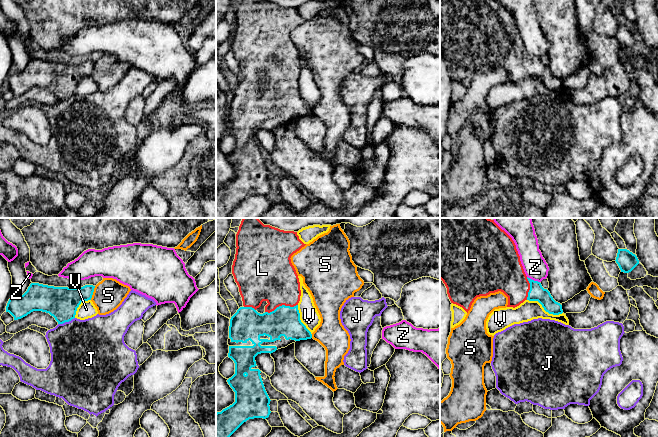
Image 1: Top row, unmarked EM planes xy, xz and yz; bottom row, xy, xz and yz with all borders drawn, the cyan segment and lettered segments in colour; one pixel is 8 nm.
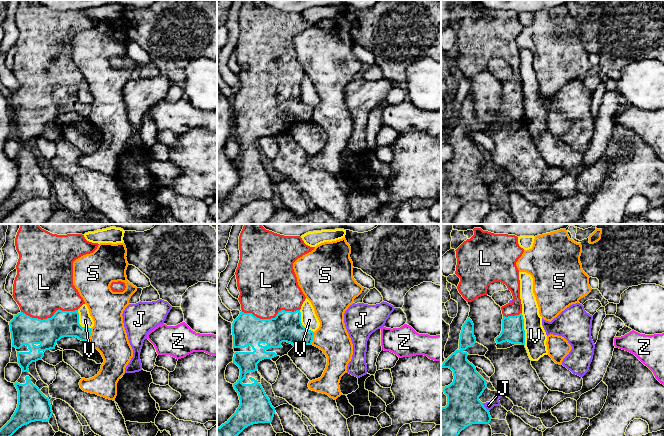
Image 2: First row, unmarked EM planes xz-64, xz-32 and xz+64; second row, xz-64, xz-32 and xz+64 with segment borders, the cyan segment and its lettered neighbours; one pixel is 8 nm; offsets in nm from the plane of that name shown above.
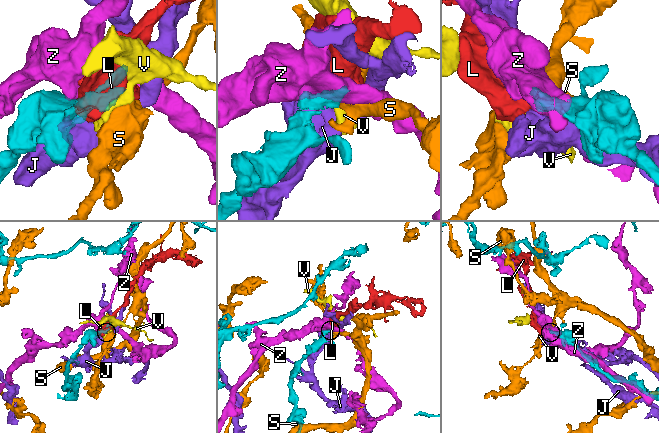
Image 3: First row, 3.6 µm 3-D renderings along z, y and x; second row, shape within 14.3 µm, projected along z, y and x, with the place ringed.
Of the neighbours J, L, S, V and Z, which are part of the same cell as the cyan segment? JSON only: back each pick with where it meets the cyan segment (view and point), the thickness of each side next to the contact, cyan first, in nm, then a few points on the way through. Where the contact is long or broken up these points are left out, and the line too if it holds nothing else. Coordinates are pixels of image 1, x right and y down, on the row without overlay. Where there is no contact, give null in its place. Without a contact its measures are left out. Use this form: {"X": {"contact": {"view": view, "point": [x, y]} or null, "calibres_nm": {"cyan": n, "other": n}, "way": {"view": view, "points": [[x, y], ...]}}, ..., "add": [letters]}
{"L": {"contact": {"view": "xz", "point": [282, 81]}, "calibres_nm": {"cyan": 240, "other": 400}}, "add": ["L"]}

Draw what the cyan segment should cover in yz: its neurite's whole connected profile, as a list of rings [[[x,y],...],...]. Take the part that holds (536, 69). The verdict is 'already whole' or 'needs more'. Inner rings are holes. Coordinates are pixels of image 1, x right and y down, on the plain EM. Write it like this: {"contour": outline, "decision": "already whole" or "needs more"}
{"contour": [[[440,0],[440,55],[447,64],[451,79],[462,83],[467,89],[477,73],[498,67],[508,73],[507,83],[517,83],[525,76],[538,77],[549,90],[563,89],[562,81],[556,78],[540,58],[528,54],[512,14],[497,0]]], "decision": "needs more"}

